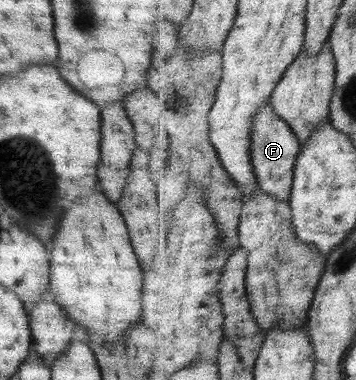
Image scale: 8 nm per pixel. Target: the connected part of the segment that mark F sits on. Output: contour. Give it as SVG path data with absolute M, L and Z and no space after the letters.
M269 102L259 108L254 119L254 129L251 136L251 156L257 174L259 188L273 196L276 200L290 200L293 190L293 178L298 155L301 154L301 140L294 130L281 116L277 115L275 108Z

